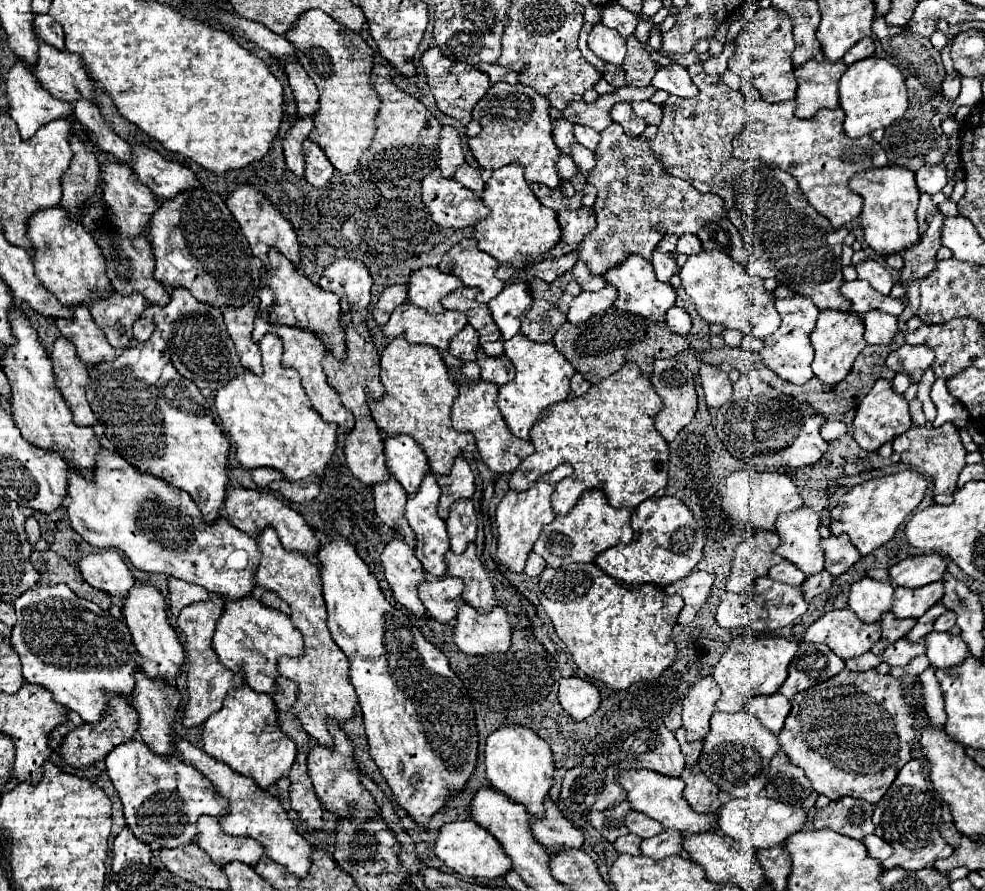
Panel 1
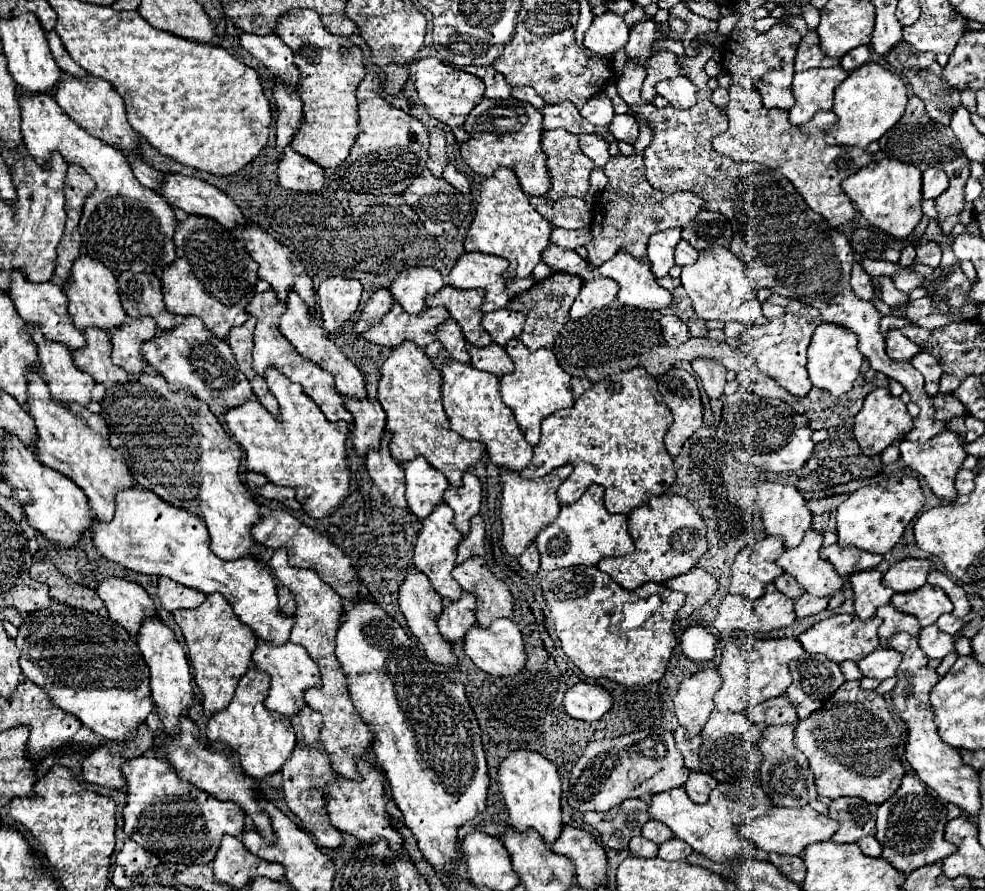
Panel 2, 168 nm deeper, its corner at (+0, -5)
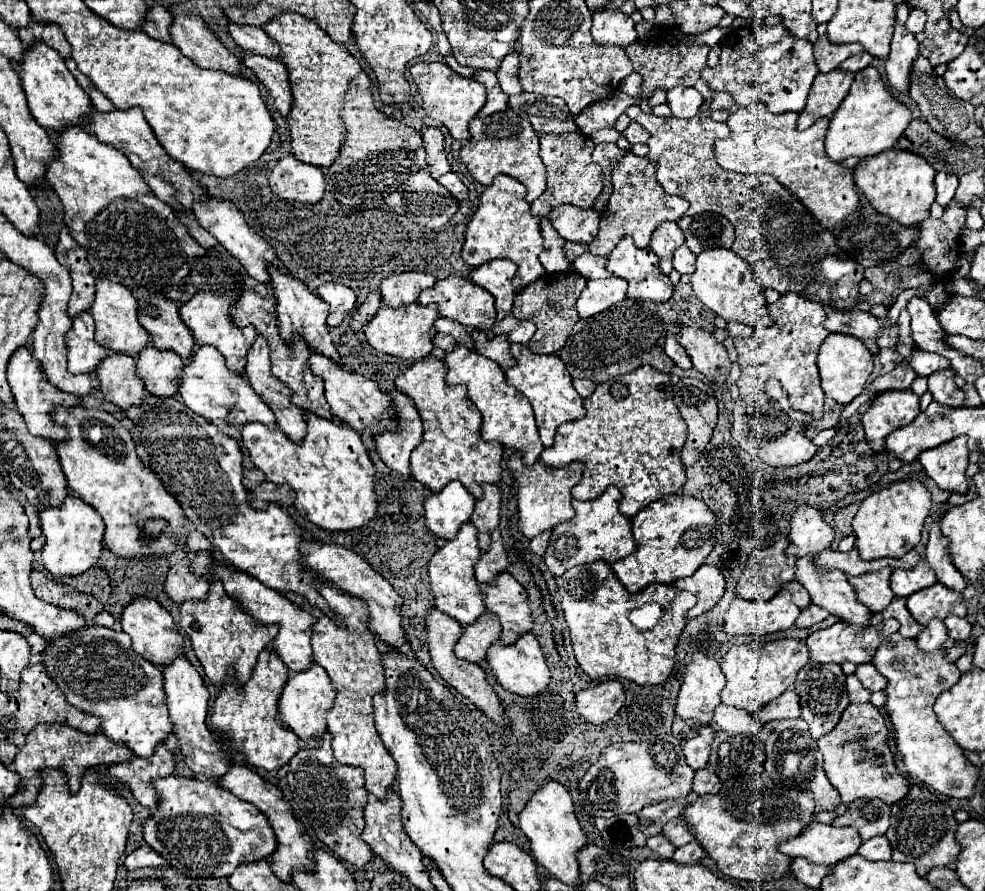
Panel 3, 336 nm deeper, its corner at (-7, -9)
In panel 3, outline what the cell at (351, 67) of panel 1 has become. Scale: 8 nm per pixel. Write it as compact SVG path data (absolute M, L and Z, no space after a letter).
M280 14L266 24L264 32L280 44L282 62L288 66L290 86L294 88L294 108L288 116L292 154L300 162L328 168L344 146L346 128L340 112L344 108L344 96L350 82L362 72L362 68L344 46L338 46L318 24L302 14Z

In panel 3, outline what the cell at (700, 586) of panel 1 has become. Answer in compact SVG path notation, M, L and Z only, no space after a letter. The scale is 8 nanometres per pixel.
M702 564L692 576L676 580L674 586L680 588L680 590L692 592L698 598L696 606L690 608L688 614L686 614L688 618L696 618L696 616L700 616L700 614L704 614L704 612L708 612L710 608L716 606L716 602L724 594L726 582L724 582L724 576L718 568Z

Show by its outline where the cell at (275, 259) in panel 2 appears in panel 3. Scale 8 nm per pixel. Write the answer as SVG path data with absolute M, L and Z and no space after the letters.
M270 266L268 274L270 274L270 284L272 284L272 290L274 290L274 296L278 300L276 314L278 314L280 336L286 338L286 342L290 342L294 338L294 332L296 332L306 340L306 344L310 348L316 348L320 354L332 358L334 362L340 362L340 356L338 356L338 352L336 352L336 348L334 348L334 344L330 340L330 332L328 332L328 326L326 326L328 304L318 294L308 290L306 284L300 278L292 276L288 270Z

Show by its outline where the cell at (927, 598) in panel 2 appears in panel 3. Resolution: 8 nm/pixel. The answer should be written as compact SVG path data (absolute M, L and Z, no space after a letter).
M934 584L930 588L918 590L906 598L906 606L914 620L922 626L926 626L932 618L948 618L950 614L966 616L964 598L958 592L950 592L948 588L942 588L942 584Z

